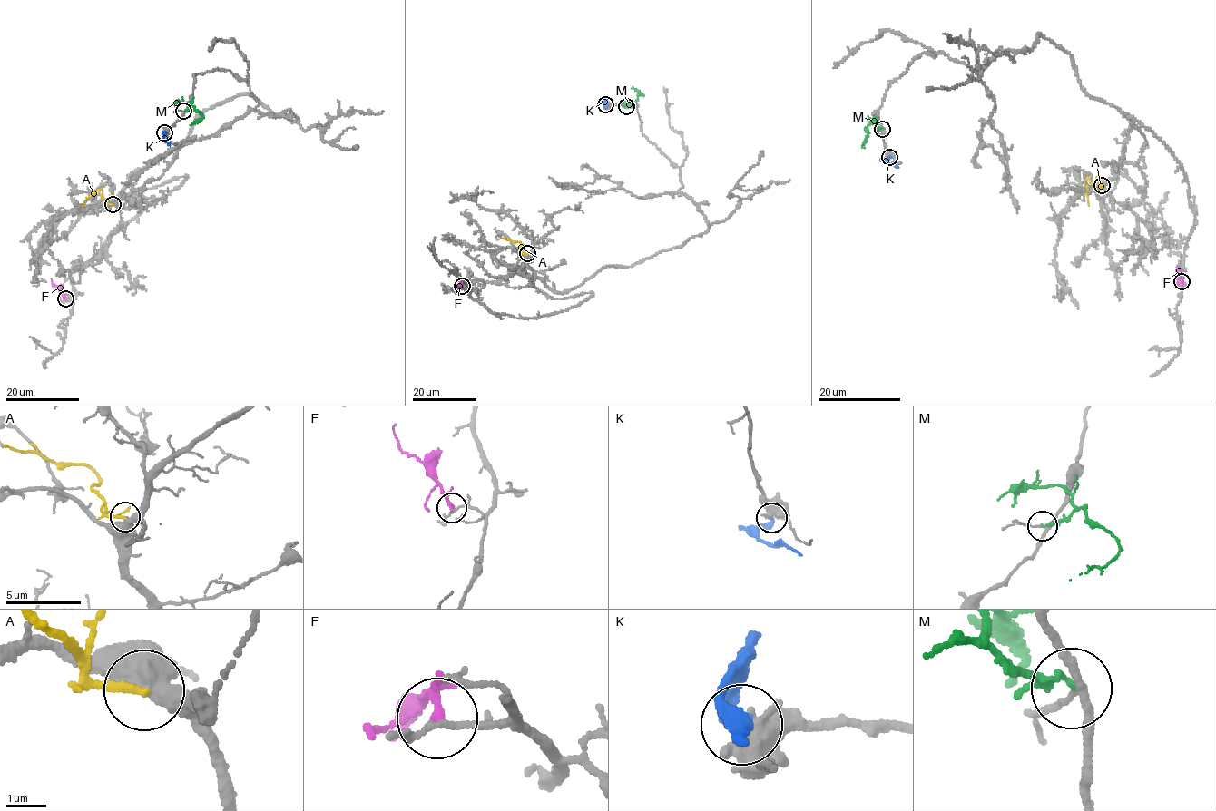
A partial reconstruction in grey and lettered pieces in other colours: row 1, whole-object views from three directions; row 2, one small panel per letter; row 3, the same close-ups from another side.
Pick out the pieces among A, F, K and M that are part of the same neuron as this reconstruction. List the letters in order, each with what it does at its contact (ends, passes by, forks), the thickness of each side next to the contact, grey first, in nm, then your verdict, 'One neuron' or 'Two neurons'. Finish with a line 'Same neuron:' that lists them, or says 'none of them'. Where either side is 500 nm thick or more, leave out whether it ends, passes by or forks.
A: Thickness 550 nm (grey) against 190 nm. Two neurons
F: It passes by. Thickness 110 nm (grey) against 160 nm. Two neurons
K: It ends there. Thickness 440 nm (grey) against 360 nm. Two neurons
M: It ends there. Thickness 150 nm (grey) against 110 nm. Two neurons
Same neuron: none of them

